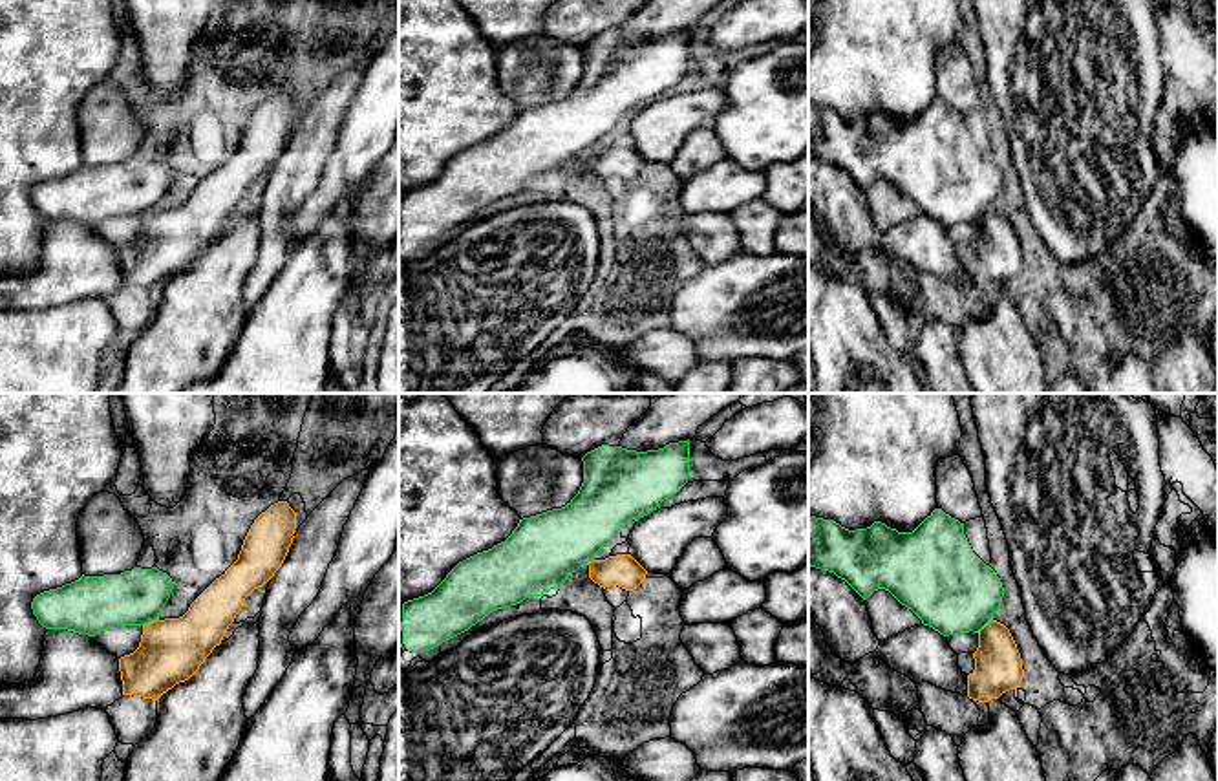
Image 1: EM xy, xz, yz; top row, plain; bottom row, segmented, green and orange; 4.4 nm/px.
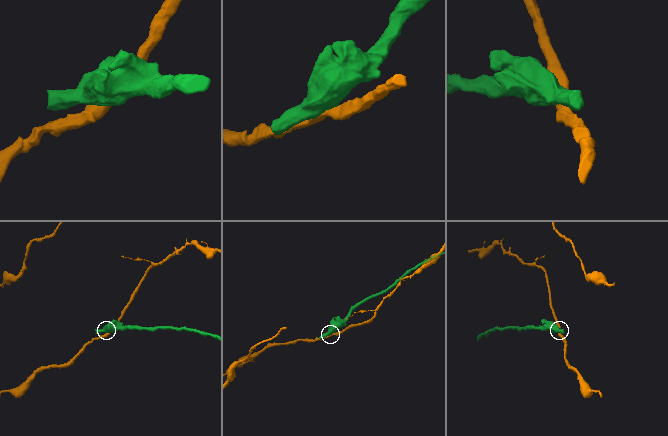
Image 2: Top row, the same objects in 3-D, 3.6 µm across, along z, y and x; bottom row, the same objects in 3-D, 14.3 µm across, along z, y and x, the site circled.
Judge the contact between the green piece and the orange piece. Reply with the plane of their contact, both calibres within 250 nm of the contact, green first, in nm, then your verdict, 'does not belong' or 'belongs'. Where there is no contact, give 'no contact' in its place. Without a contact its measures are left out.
contact in xy; calibres 240 and 280 nm; does not belong

